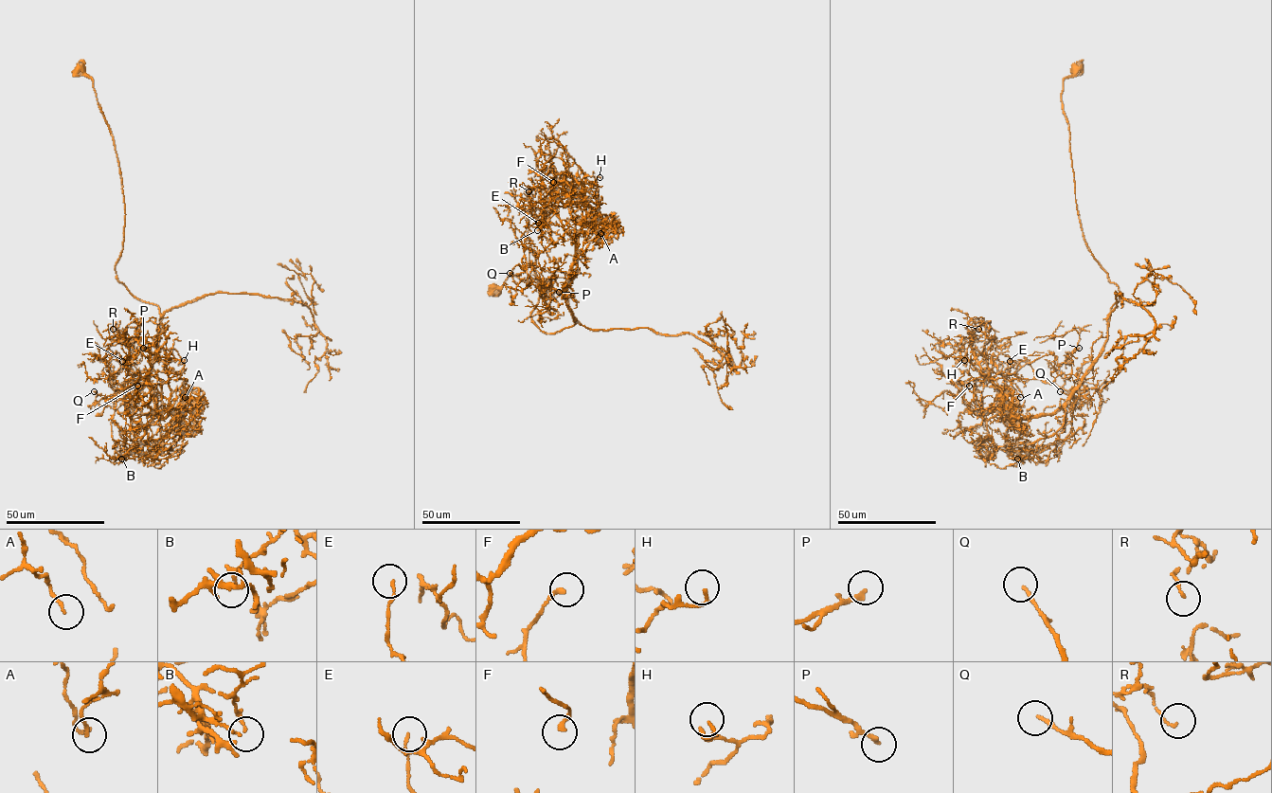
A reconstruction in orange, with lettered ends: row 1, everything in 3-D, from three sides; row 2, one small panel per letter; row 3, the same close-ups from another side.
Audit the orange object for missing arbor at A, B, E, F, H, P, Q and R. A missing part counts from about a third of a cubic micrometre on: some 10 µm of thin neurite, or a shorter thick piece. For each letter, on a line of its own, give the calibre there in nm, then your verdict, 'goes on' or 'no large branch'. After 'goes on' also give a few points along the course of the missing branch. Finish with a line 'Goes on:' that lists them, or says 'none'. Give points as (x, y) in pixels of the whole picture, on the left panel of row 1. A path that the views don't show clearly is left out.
A: 120 nm | no large branch
B: 140 nm | no large branch
E: 110 nm | no large branch
F: 180 nm | no large branch
H: 130 nm | no large branch
P: 200 nm | goes on
Q: 150 nm | goes on
R: 110 nm | no large branch
Goes on: P, Q

